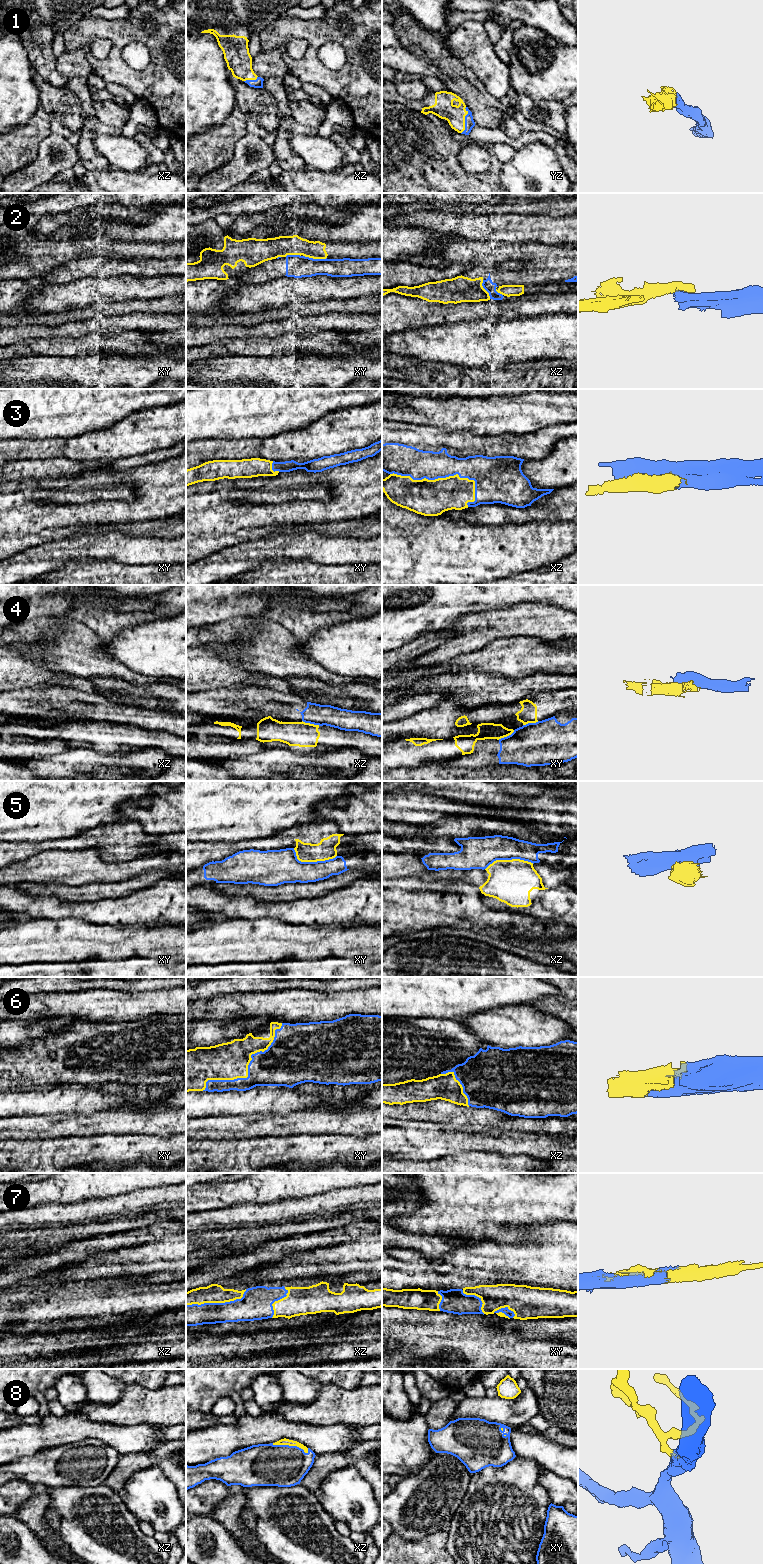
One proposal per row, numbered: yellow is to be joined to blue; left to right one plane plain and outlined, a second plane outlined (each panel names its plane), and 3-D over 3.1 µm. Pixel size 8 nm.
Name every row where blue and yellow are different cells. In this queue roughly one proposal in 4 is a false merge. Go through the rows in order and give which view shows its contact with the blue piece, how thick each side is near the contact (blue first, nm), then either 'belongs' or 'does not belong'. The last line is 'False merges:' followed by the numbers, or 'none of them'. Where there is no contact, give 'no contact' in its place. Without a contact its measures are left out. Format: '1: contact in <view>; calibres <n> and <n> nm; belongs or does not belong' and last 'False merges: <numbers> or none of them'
1: contact in yz; calibres 80 and 160 nm; belongs
2: contact in xy; calibres 180 and 160 nm; does not belong
3: contact in xz; calibres 240 and 280 nm; belongs
4: contact in xz; calibres 170 and 200 nm; does not belong
5: contact in xy; calibres 280 and 160 nm; does not belong
6: contact in xy; calibres 320 and 300 nm; belongs
7: contact in xz; calibres 200 and 160 nm; belongs
8: contact in xz; calibres 340 and 50 nm; belongs
False merges: 2, 4, 5

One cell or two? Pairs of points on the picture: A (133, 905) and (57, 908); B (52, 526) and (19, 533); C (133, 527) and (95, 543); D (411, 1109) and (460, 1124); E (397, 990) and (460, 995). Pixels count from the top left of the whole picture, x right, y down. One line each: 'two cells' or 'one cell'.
A: one cell
B: one cell
C: two cells
D: one cell
E: one cell

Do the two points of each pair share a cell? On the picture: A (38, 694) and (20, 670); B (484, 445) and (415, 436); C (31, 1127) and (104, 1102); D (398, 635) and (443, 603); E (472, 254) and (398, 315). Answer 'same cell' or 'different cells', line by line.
A: different cells
B: same cell
C: different cells
D: same cell
E: different cells

